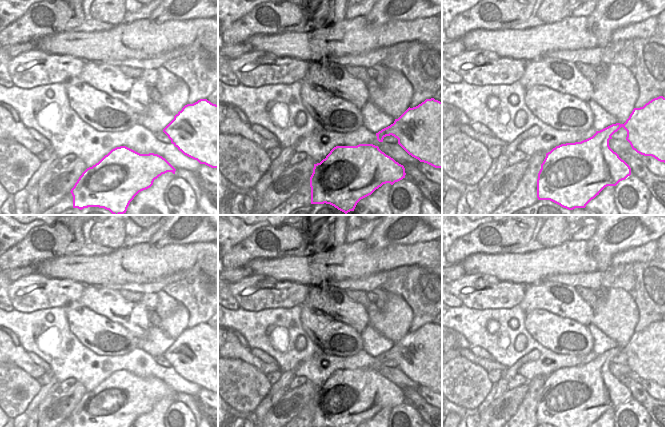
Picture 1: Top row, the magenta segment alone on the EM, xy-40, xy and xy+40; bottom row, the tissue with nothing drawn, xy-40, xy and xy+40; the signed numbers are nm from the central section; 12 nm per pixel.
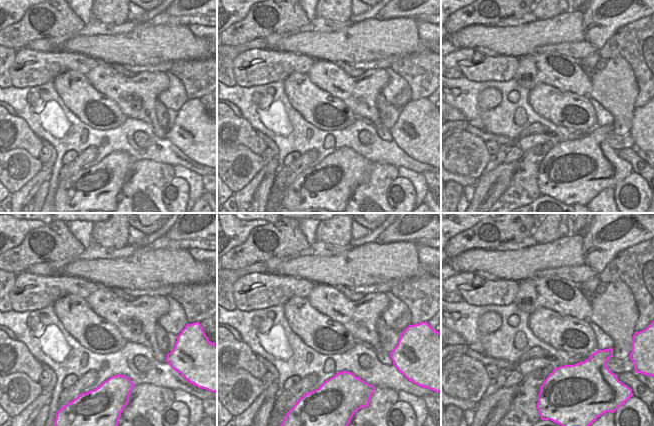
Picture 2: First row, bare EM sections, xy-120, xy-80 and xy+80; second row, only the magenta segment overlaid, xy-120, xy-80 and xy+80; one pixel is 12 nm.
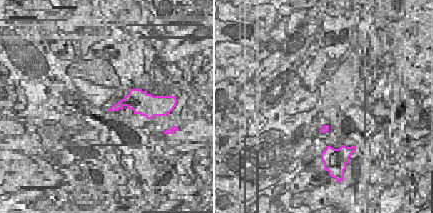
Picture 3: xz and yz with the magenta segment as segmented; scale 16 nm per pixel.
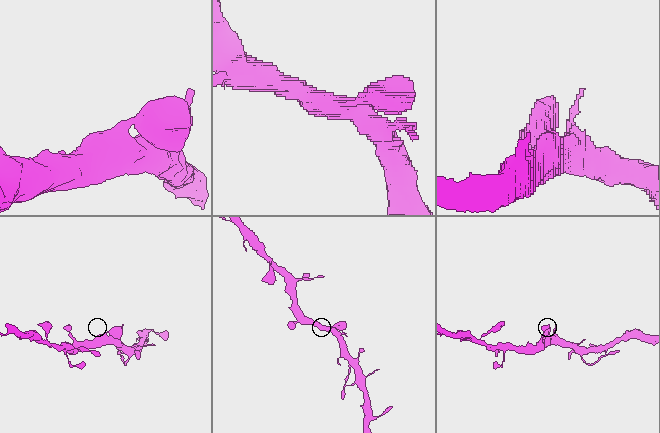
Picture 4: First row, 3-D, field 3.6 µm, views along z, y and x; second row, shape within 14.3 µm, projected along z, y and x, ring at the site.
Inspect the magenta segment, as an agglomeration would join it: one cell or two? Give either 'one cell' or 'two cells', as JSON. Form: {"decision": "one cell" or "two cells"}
{"decision": "one cell"}

